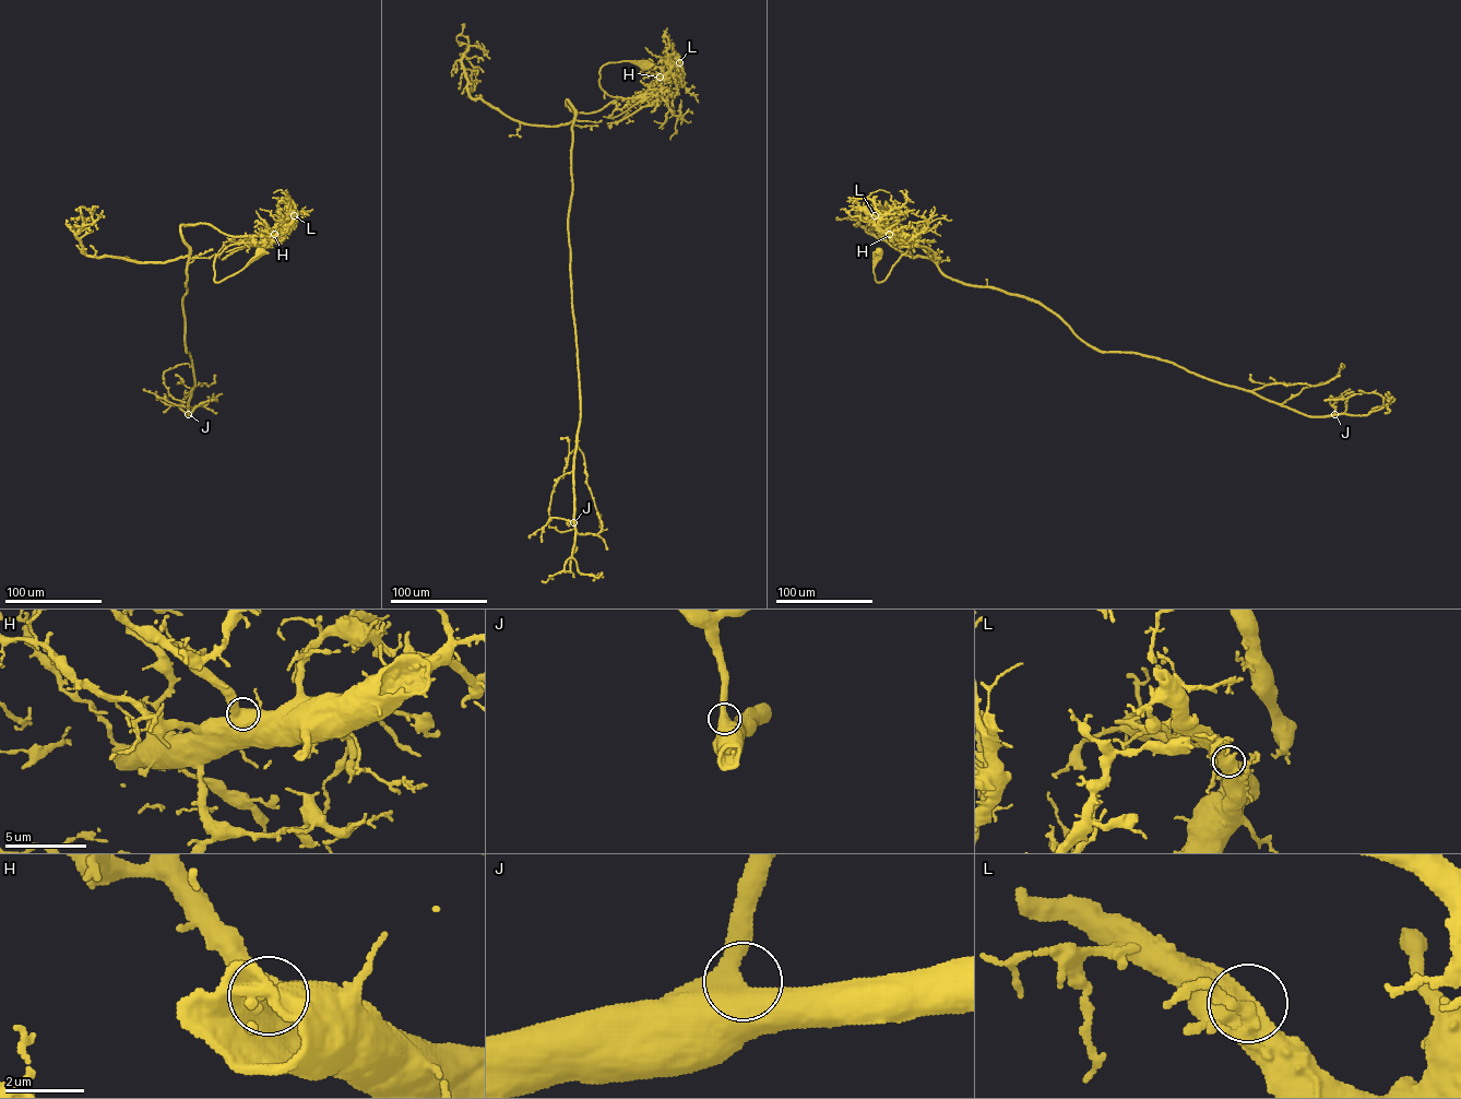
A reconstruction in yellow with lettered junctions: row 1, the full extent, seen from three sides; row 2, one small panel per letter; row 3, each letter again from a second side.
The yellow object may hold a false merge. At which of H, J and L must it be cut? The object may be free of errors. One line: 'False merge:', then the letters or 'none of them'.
False merge: L

